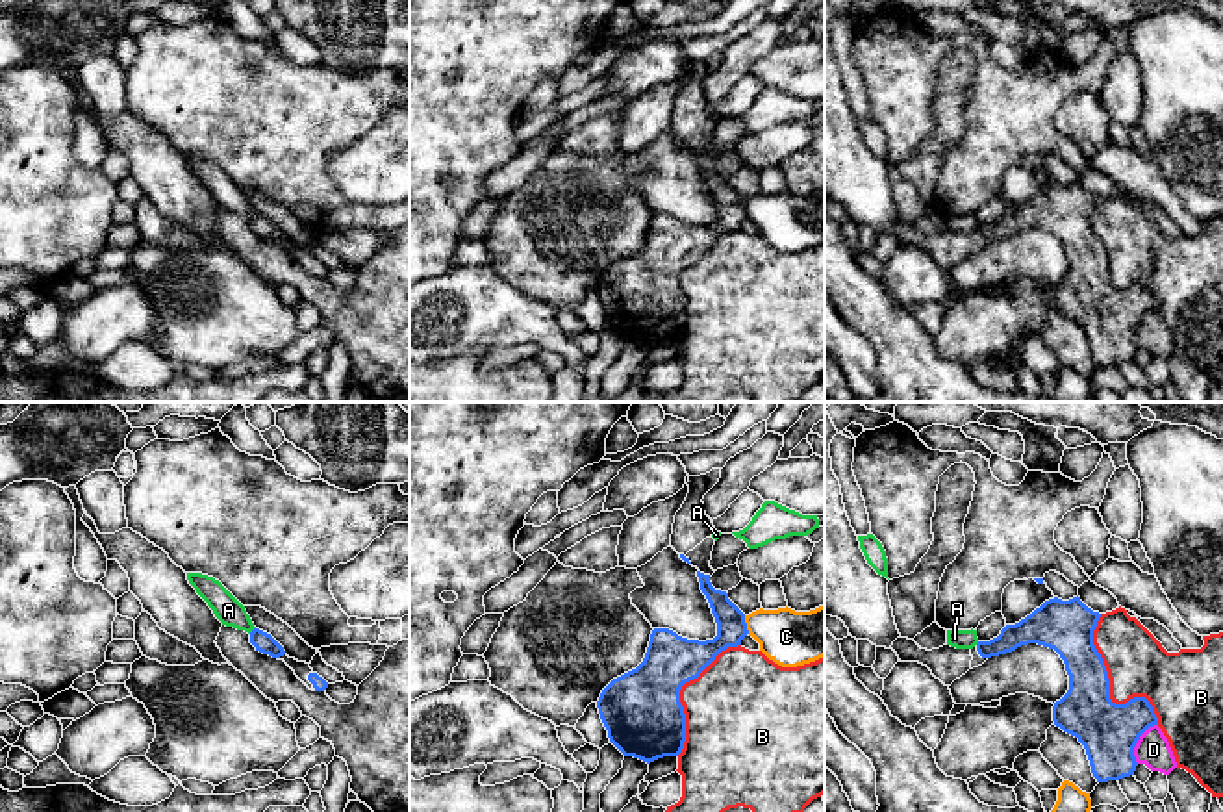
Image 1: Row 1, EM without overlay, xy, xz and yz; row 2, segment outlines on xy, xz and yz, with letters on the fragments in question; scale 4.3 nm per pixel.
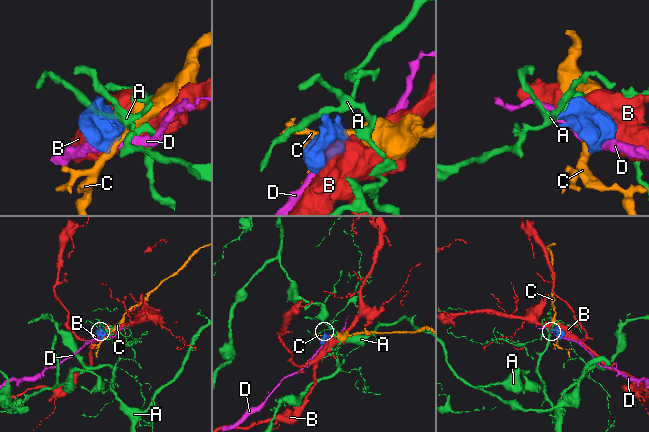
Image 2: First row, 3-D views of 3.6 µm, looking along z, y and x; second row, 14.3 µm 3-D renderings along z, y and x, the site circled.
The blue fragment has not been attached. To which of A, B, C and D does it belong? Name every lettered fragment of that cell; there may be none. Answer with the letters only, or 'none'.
none

